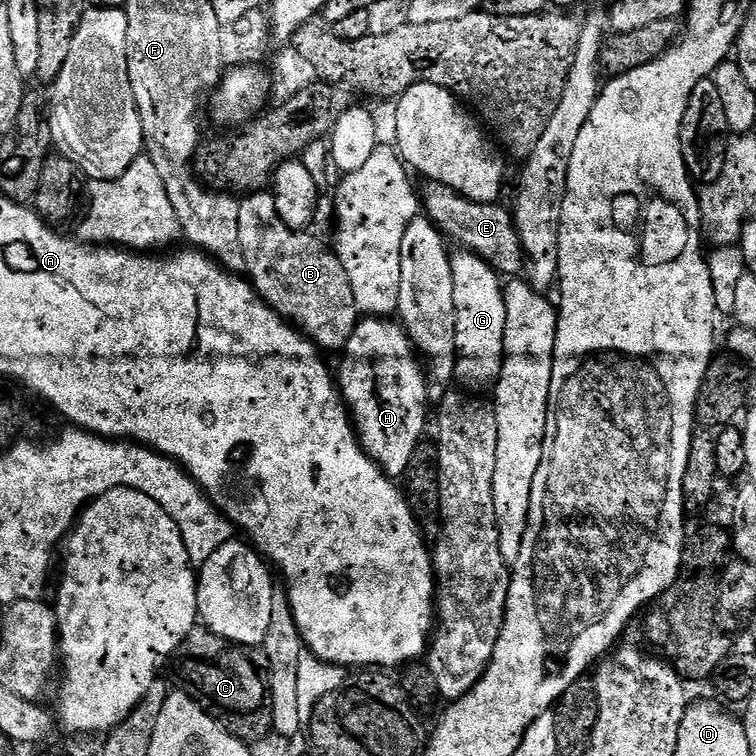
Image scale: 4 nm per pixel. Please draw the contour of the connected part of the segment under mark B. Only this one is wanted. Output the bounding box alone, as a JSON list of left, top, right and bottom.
[238,190,358,353]

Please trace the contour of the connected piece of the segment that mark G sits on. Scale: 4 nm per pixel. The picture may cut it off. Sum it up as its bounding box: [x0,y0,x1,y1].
[451,250,506,392]

